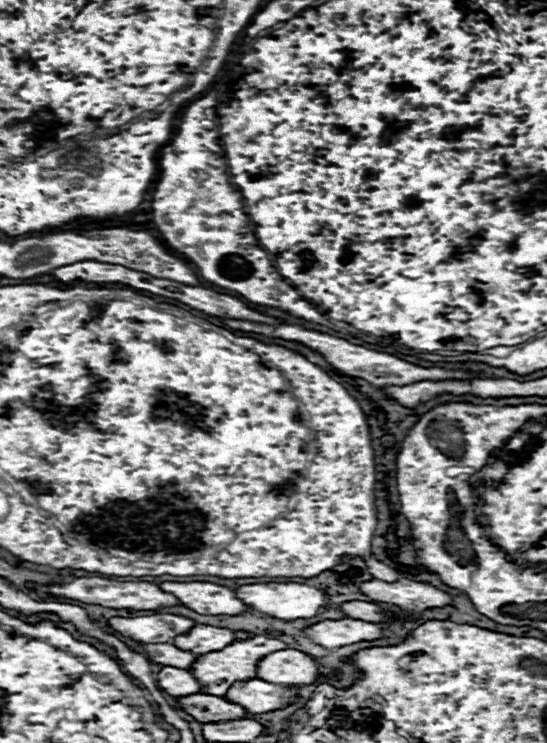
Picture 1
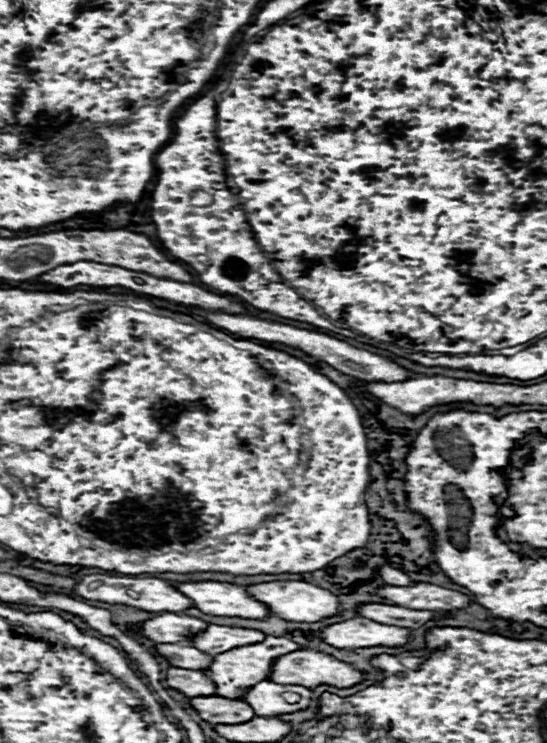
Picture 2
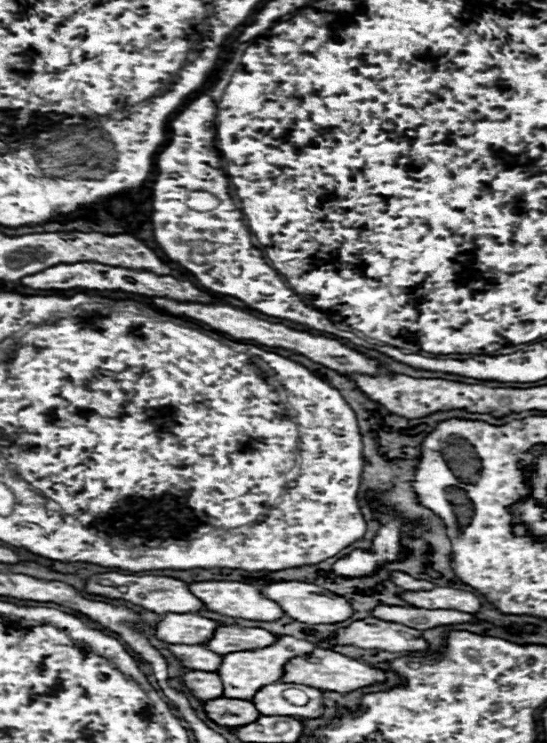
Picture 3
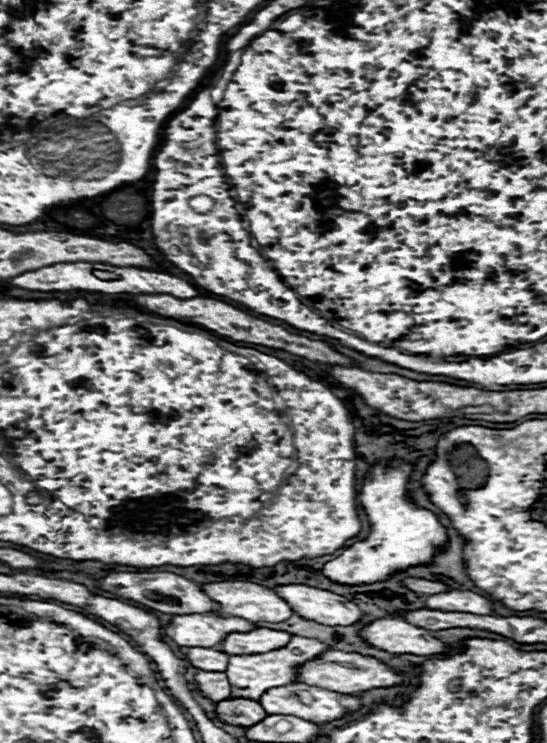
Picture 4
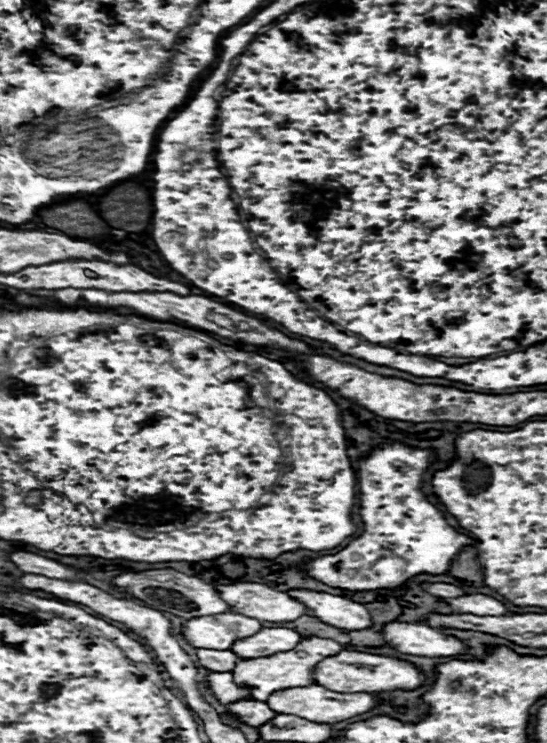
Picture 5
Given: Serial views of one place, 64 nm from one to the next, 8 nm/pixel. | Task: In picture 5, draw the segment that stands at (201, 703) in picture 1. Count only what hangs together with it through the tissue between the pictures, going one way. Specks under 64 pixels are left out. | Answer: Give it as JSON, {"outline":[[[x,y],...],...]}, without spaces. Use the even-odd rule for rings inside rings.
{"outline":[[[240,700],[234,704],[228,704],[228,708],[238,720],[250,726],[266,724],[266,720],[272,720],[276,716],[276,712],[270,710],[266,702],[258,702],[258,700]]]}

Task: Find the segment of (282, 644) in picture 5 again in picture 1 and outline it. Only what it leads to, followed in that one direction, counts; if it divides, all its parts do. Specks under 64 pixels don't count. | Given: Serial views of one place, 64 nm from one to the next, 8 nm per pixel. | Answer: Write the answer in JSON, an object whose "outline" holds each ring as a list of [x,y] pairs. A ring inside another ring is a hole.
{"outline":[[[200,624],[198,628],[192,628],[188,634],[174,638],[174,644],[182,650],[202,654],[202,652],[216,652],[218,648],[226,648],[226,644],[232,644],[234,640],[248,640],[248,638],[254,636],[242,630],[228,630],[228,628]]]}

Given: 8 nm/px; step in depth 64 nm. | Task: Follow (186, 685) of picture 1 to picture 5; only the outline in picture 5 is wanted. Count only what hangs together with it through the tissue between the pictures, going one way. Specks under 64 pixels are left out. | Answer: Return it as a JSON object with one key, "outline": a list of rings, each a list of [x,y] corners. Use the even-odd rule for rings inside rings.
{"outline":[[[210,672],[206,678],[208,686],[212,688],[214,696],[222,702],[222,704],[232,704],[234,700],[248,700],[250,696],[250,688],[238,686],[234,684],[234,676],[232,672]]]}

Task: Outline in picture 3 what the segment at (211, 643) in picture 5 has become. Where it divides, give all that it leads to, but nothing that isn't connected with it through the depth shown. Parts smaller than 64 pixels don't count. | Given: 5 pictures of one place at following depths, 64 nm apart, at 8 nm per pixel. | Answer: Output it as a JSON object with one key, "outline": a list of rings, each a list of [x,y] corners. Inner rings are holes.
{"outline":[[[166,614],[156,628],[156,638],[168,644],[204,644],[222,626],[200,614]]]}

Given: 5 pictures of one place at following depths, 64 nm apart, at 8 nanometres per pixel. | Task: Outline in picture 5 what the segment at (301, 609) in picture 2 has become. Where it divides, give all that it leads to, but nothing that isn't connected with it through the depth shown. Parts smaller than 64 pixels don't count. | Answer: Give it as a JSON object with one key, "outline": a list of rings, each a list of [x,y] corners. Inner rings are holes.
{"outline":[[[290,590],[290,596],[304,602],[314,616],[318,616],[322,622],[344,628],[344,630],[364,630],[372,628],[372,616],[366,610],[366,606],[346,600],[342,596],[332,596],[326,592],[314,592],[314,590]]]}

